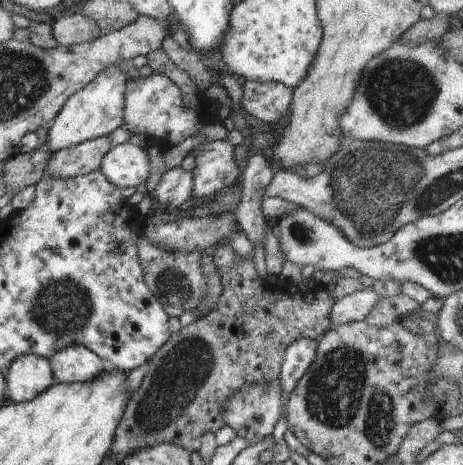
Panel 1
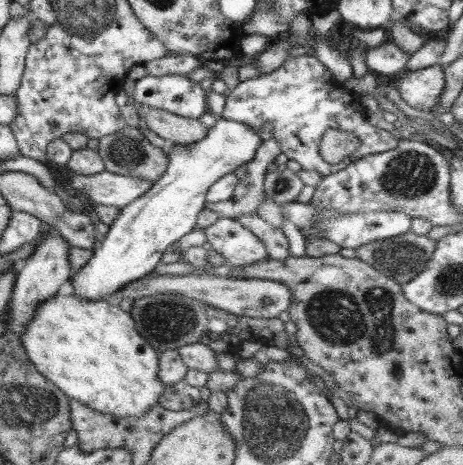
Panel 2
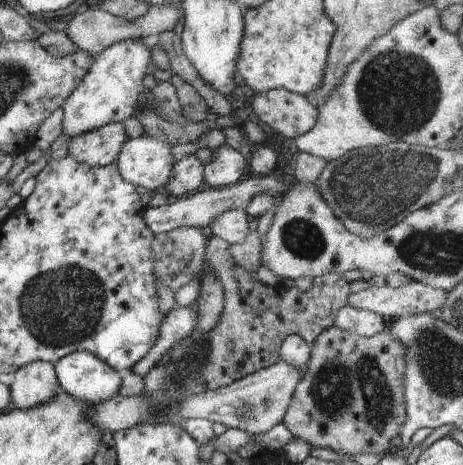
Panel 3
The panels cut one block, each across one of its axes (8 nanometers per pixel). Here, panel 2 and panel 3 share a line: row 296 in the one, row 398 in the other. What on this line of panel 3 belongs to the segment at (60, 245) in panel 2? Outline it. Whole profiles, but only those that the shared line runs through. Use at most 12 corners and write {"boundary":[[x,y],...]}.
{"boundary":[[51,364],[13,372],[11,402],[25,410],[57,398]]}

